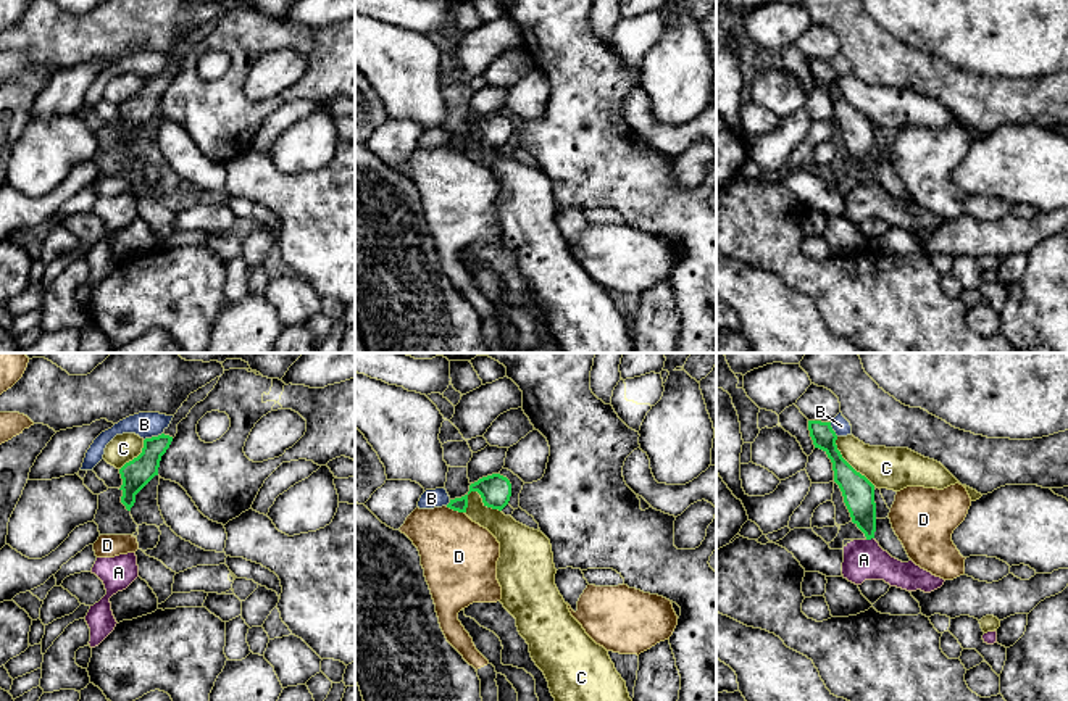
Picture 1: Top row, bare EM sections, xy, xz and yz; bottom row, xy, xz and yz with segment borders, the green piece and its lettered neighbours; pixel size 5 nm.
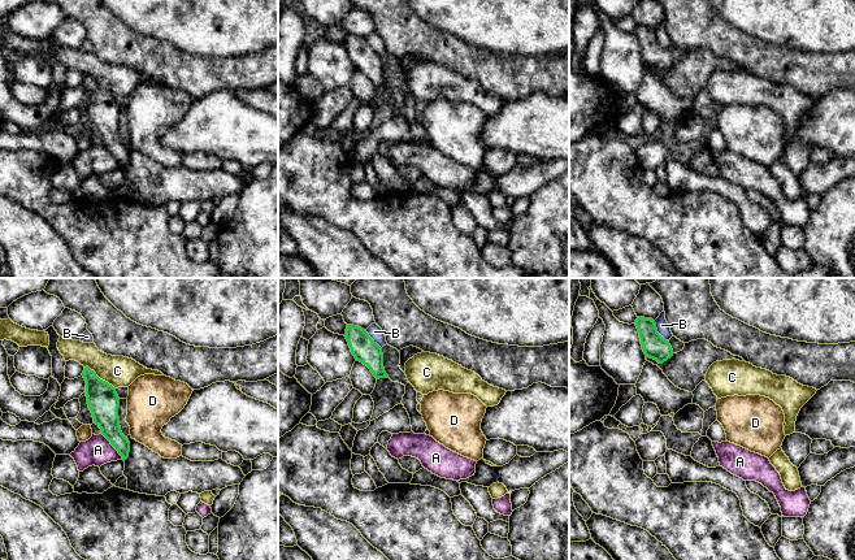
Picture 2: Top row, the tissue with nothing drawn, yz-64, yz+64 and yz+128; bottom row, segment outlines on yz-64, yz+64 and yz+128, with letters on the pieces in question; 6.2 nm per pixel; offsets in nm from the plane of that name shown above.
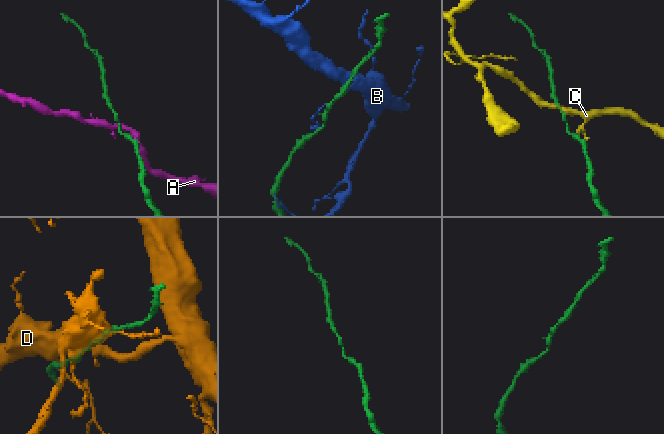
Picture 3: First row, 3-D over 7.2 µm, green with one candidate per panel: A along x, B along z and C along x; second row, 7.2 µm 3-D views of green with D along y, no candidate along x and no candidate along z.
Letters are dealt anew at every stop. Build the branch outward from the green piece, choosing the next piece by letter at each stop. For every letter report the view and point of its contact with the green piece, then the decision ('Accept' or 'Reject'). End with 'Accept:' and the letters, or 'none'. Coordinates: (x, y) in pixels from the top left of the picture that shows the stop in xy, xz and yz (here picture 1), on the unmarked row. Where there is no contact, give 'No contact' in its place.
A: Touches green at yz (870, 178). Reject
B: Touches green at xy (152, 76). Reject
C: Touches green at xz (483, 141). Reject
D: Touches green at xz (455, 149). Reject
Accept: none

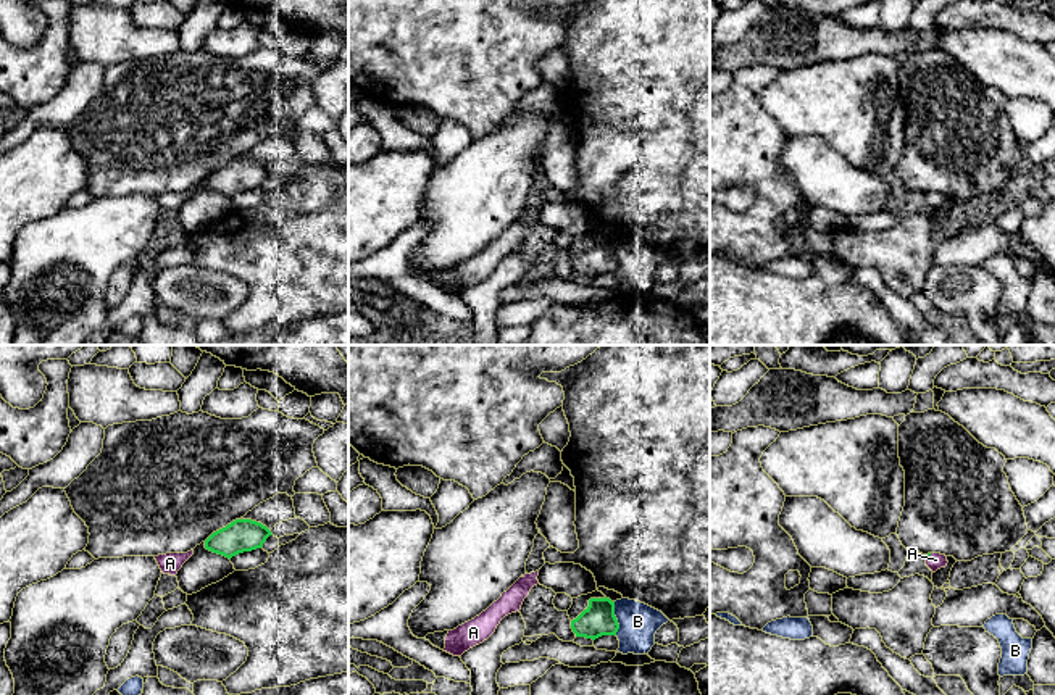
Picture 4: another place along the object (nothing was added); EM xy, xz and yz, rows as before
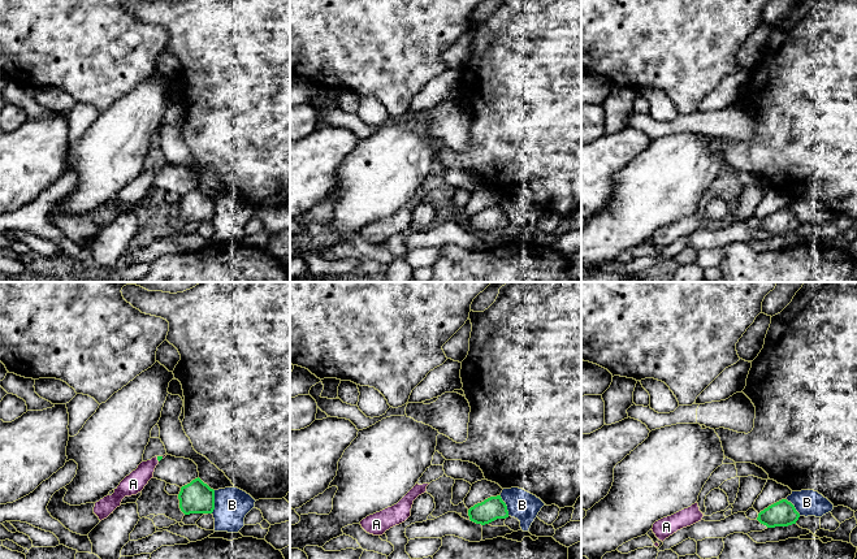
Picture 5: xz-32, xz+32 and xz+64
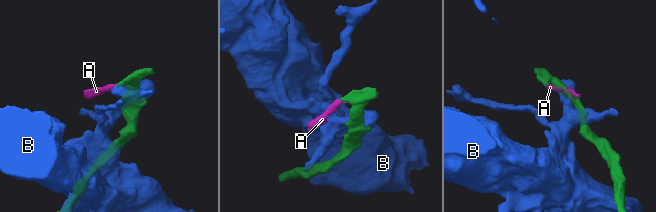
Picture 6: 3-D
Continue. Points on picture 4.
A: Touches green at yz (928, 195). Accept
B: Touches green at xz (615, 257). Reject
Accept: A

